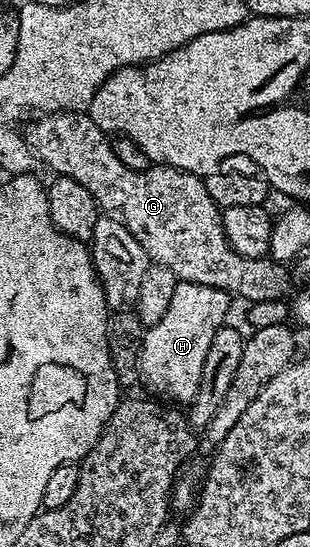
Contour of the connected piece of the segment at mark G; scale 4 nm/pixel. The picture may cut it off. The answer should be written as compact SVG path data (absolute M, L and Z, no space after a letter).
M85 112L48 113L37 118L24 129L27 145L39 162L51 169L51 174L76 179L96 199L99 210L113 215L122 221L136 235L140 247L150 256L151 262L168 267L178 276L179 281L191 281L208 287L223 289L235 298L243 297L246 303L264 300L280 300L287 296L290 289L290 273L281 261L269 256L248 259L231 247L224 235L222 210L208 195L206 182L199 174L183 169L174 169L170 165L151 164L144 169L129 169L116 155L111 138Z

